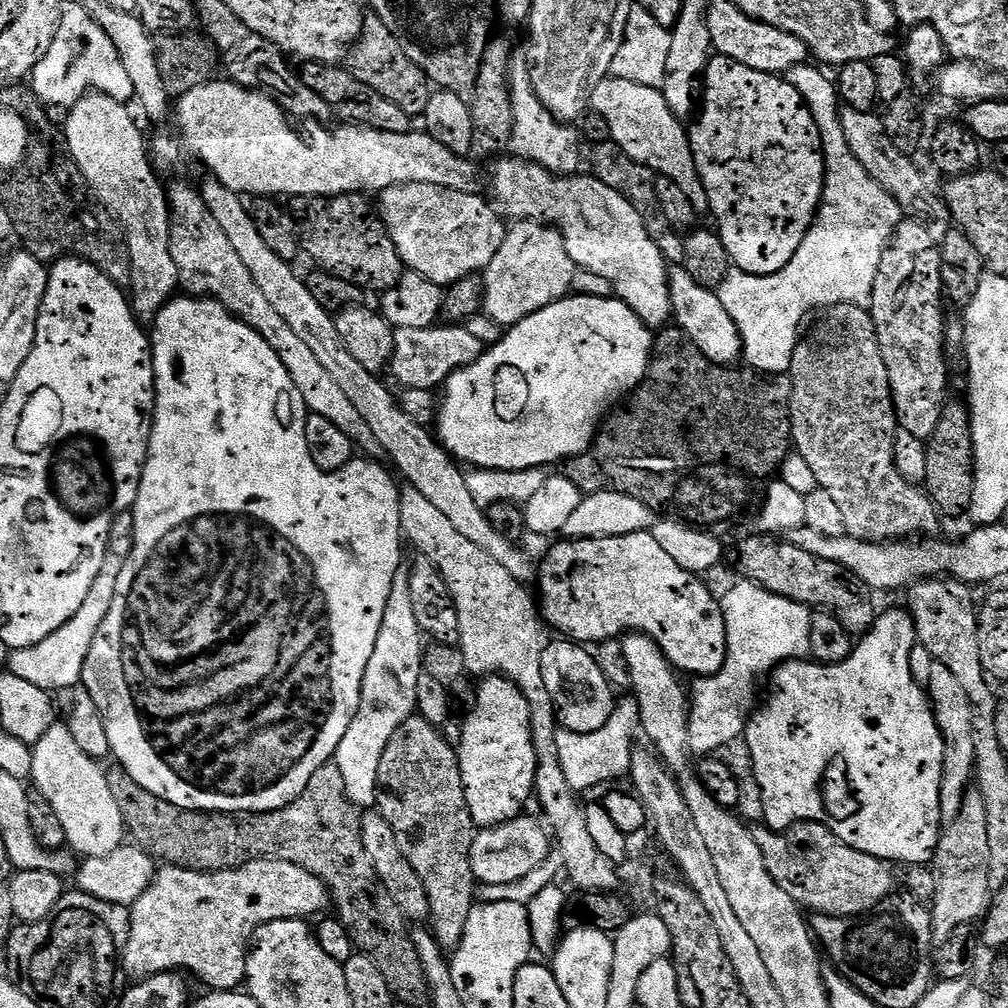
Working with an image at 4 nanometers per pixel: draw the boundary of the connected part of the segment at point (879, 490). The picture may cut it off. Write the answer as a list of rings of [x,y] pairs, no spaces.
[[[834,304],[823,313],[824,316],[803,338],[797,339],[796,346],[792,350],[792,366],[790,375],[792,378],[792,398],[790,401],[790,415],[792,418],[792,442],[795,451],[802,458],[806,458],[810,470],[814,470],[817,489],[825,491],[834,498],[834,503],[839,507],[846,522],[847,535],[859,540],[873,540],[876,544],[882,544],[890,540],[903,540],[905,538],[916,538],[921,534],[932,534],[938,521],[938,509],[923,487],[906,482],[896,465],[894,446],[896,445],[896,433],[898,421],[896,418],[896,407],[892,401],[892,387],[890,386],[890,374],[886,370],[886,362],[882,362],[882,350],[878,346],[876,327],[872,321],[872,314],[868,308],[857,304]]]

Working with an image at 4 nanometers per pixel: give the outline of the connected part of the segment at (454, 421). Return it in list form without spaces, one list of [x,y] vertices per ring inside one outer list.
[[[569,294],[564,297],[564,299],[554,302],[550,306],[546,306],[542,310],[538,310],[538,314],[530,314],[530,318],[522,318],[522,322],[513,324],[511,328],[507,329],[501,335],[500,341],[498,343],[491,345],[487,350],[481,351],[480,357],[474,361],[470,366],[465,368],[460,368],[453,374],[453,376],[448,377],[442,385],[442,393],[444,392],[444,397],[441,395],[438,400],[438,411],[435,414],[434,432],[438,437],[441,447],[447,451],[453,460],[459,462],[464,466],[471,466],[472,468],[493,468],[499,472],[513,472],[514,470],[526,470],[527,468],[544,468],[549,466],[548,464],[553,464],[553,466],[559,465],[561,462],[568,459],[569,456],[582,456],[585,455],[593,447],[594,441],[596,439],[596,433],[601,427],[602,421],[607,417],[608,413],[612,411],[613,408],[617,407],[625,398],[631,396],[632,391],[636,389],[639,384],[644,380],[644,375],[648,369],[648,357],[652,354],[652,342],[654,339],[653,329],[648,328],[641,322],[638,318],[638,314],[634,314],[634,310],[630,310],[630,306],[626,306],[622,301],[608,297],[590,297],[581,296],[577,294]]]

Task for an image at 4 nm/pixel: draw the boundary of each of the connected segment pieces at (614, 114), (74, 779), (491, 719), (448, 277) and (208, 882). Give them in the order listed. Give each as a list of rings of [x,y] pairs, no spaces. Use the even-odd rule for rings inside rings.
[[[611,77],[598,82],[590,108],[606,118],[611,140],[622,146],[622,150],[626,150],[626,154],[630,154],[634,162],[642,162],[642,166],[646,166],[657,176],[665,176],[670,178],[670,182],[678,182],[678,187],[686,193],[686,198],[690,198],[690,206],[694,206],[698,214],[708,212],[706,186],[702,186],[702,178],[694,162],[692,143],[688,141],[689,129],[676,117],[674,110],[666,106],[666,98],[659,88]]]
[[[57,722],[32,749],[31,783],[54,806],[62,830],[66,830],[67,847],[81,857],[105,856],[122,847],[126,840],[126,829],[122,812],[110,794],[105,769],[97,761],[91,760],[74,742],[67,723]]]
[[[486,676],[476,684],[476,703],[467,716],[460,744],[458,740],[466,806],[477,829],[493,828],[515,820],[534,796],[536,747],[532,741],[530,706],[505,676]]]
[[[426,182],[390,186],[379,193],[380,221],[386,226],[405,269],[432,283],[451,286],[483,273],[490,266],[504,241],[506,224],[500,221],[501,213],[491,203],[488,205],[474,193]]]
[[[252,860],[240,868],[227,868],[221,872],[161,867],[149,888],[130,906],[130,934],[122,957],[124,975],[135,982],[160,972],[181,972],[189,977],[197,976],[212,990],[239,989],[248,974],[248,950],[256,929],[279,920],[309,918],[329,904],[328,887],[310,874],[310,870],[302,870],[302,866],[294,866],[294,862],[285,860]]]

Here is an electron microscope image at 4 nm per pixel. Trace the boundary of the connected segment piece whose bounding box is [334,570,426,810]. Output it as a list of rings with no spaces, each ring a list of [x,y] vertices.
[[[402,570],[390,586],[390,598],[386,598],[386,614],[382,614],[378,642],[374,642],[374,654],[370,654],[370,662],[366,665],[366,674],[362,678],[358,714],[354,714],[354,722],[350,722],[346,730],[346,738],[342,738],[334,757],[334,763],[338,766],[338,770],[342,770],[342,778],[346,781],[348,800],[357,809],[376,808],[378,762],[382,762],[382,754],[386,754],[386,742],[390,742],[394,730],[398,730],[398,726],[402,726],[402,722],[406,722],[416,712],[416,691],[418,690],[418,678],[422,675],[424,666],[425,647],[426,644],[418,626],[418,618],[414,618],[414,605],[410,602],[408,573]]]

